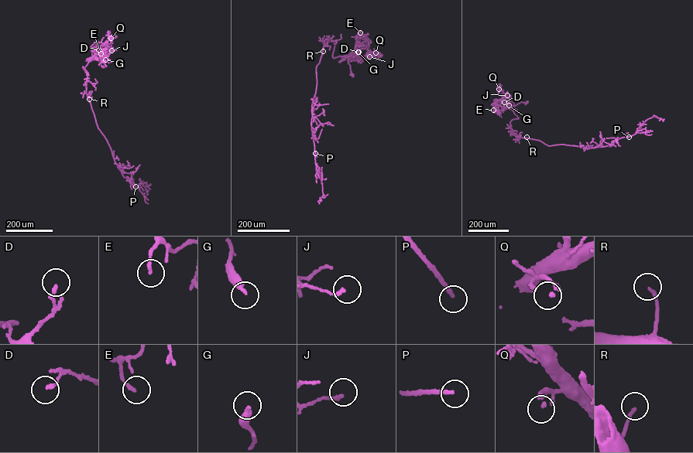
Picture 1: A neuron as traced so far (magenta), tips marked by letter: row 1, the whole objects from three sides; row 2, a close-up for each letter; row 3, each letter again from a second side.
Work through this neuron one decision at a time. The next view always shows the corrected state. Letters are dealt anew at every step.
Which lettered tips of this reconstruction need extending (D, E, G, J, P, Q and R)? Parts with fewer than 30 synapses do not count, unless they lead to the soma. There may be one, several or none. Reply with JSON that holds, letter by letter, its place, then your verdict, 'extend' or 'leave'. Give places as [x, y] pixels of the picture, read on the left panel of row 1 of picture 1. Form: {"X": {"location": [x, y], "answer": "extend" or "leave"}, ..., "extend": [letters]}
{"D": {"location": [98, 49], "answer": "leave"}, "E": {"location": [101, 53], "answer": "leave"}, "G": {"location": [105, 59], "answer": "leave"}, "J": {"location": [111, 50], "answer": "leave"}, "P": {"location": [135, 186], "answer": "extend"}, "Q": {"location": [111, 38], "answer": "leave"}, "R": {"location": [89, 99], "answer": "extend"}, "extend": ["P", "R"]}

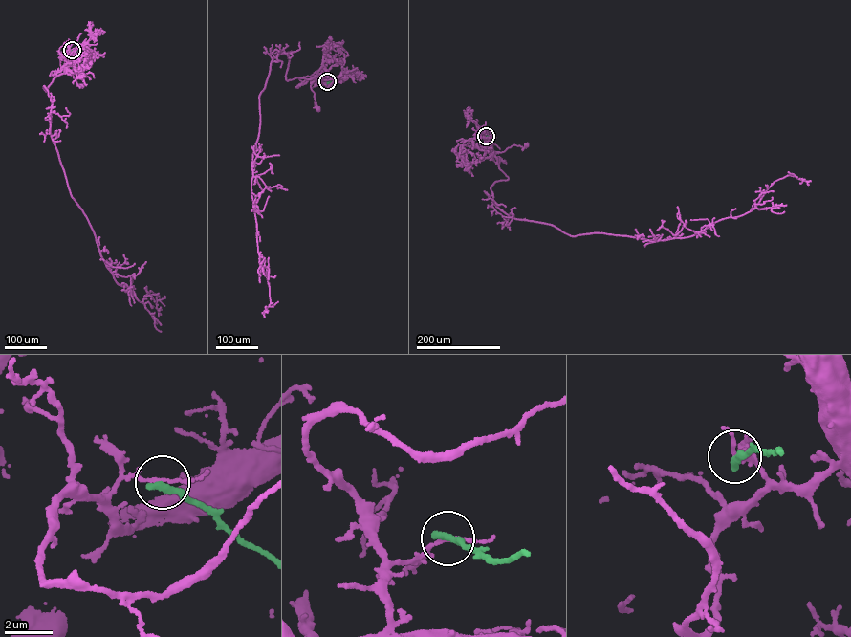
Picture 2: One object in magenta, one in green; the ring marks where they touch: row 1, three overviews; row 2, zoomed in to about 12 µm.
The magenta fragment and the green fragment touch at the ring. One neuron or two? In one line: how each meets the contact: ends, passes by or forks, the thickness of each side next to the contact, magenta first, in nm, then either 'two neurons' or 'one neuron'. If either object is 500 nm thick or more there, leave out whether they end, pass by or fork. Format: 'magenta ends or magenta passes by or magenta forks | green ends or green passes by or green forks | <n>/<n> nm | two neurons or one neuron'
magenta passes by | green ends | 120/360 nm | two neurons

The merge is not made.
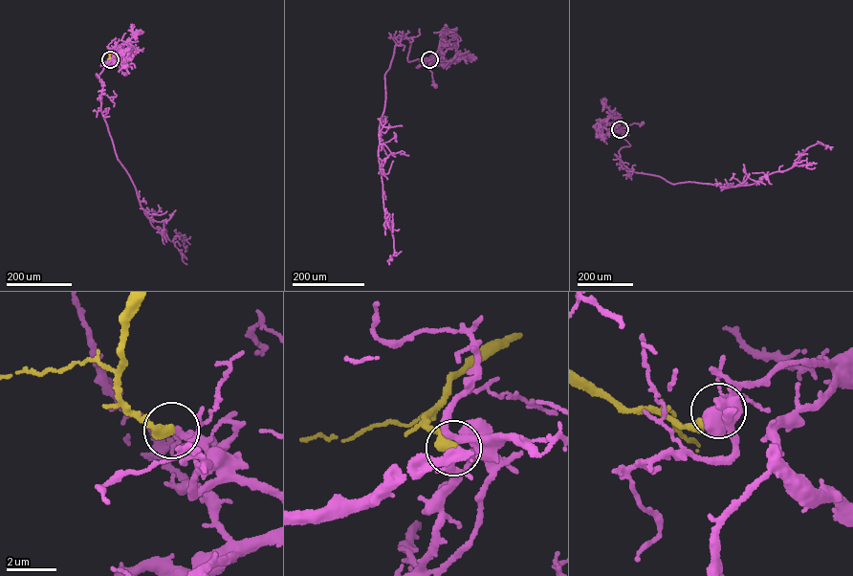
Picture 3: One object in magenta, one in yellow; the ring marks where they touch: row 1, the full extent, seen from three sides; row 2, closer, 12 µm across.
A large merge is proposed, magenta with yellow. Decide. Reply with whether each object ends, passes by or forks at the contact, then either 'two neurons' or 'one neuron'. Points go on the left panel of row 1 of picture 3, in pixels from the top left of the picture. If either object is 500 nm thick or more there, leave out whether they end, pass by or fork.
magenta passes by; yellow ends; one neuron

